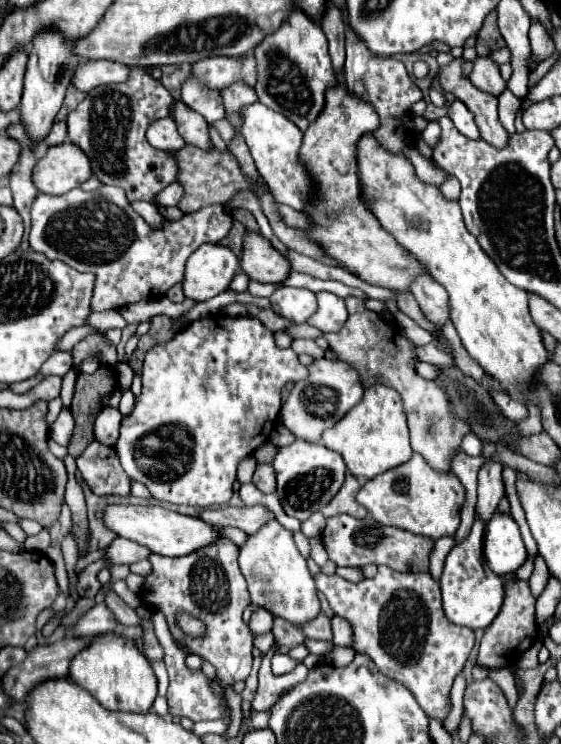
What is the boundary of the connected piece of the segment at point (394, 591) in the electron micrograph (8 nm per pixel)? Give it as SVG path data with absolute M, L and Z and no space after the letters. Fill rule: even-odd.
M385 565L379 567L373 579L363 579L361 583L349 583L339 575L315 575L317 589L327 597L335 615L345 617L353 625L353 649L357 653L365 653L373 659L377 669L393 681L405 685L425 711L429 719L445 725L445 719L451 713L451 687L455 677L461 673L473 643L475 635L469 627L453 625L441 607L441 591L439 585L431 579L429 573L397 573Z

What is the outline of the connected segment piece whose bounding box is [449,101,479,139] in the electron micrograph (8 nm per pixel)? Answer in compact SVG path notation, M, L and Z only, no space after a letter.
M455 101L451 107L449 107L449 117L451 121L455 123L455 127L469 139L477 139L479 137L479 131L477 131L477 125L473 121L473 115L469 113L469 109L461 103L461 101Z

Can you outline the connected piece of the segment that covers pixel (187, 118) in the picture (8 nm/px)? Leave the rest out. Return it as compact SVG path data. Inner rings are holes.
M177 101L171 117L175 119L185 143L201 149L213 149L213 143L209 137L209 123L199 113L189 111L181 101Z

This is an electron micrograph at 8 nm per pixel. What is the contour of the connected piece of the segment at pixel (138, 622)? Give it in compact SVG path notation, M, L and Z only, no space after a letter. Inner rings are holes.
M109 591L105 603L109 605L109 609L117 615L117 619L123 623L123 625L133 625L133 627L143 627L143 619L139 617L139 613L131 607L127 607L113 591Z

